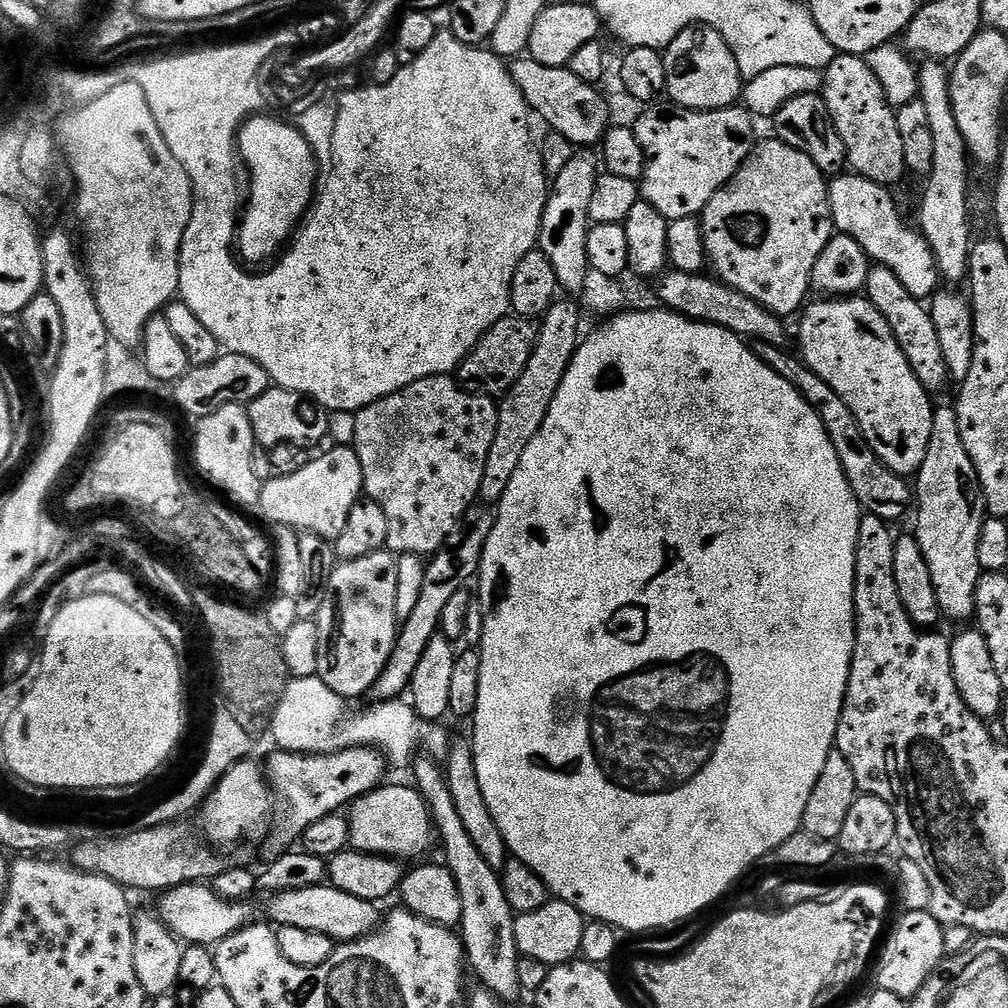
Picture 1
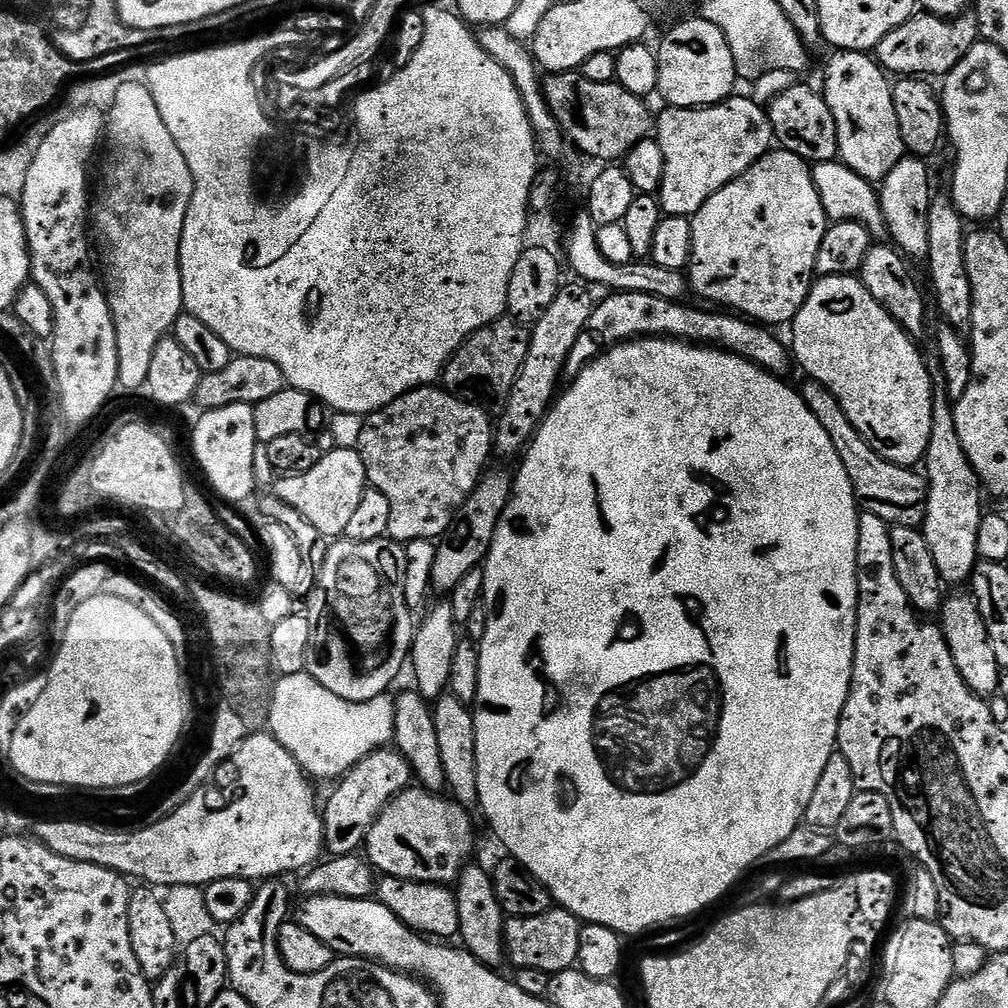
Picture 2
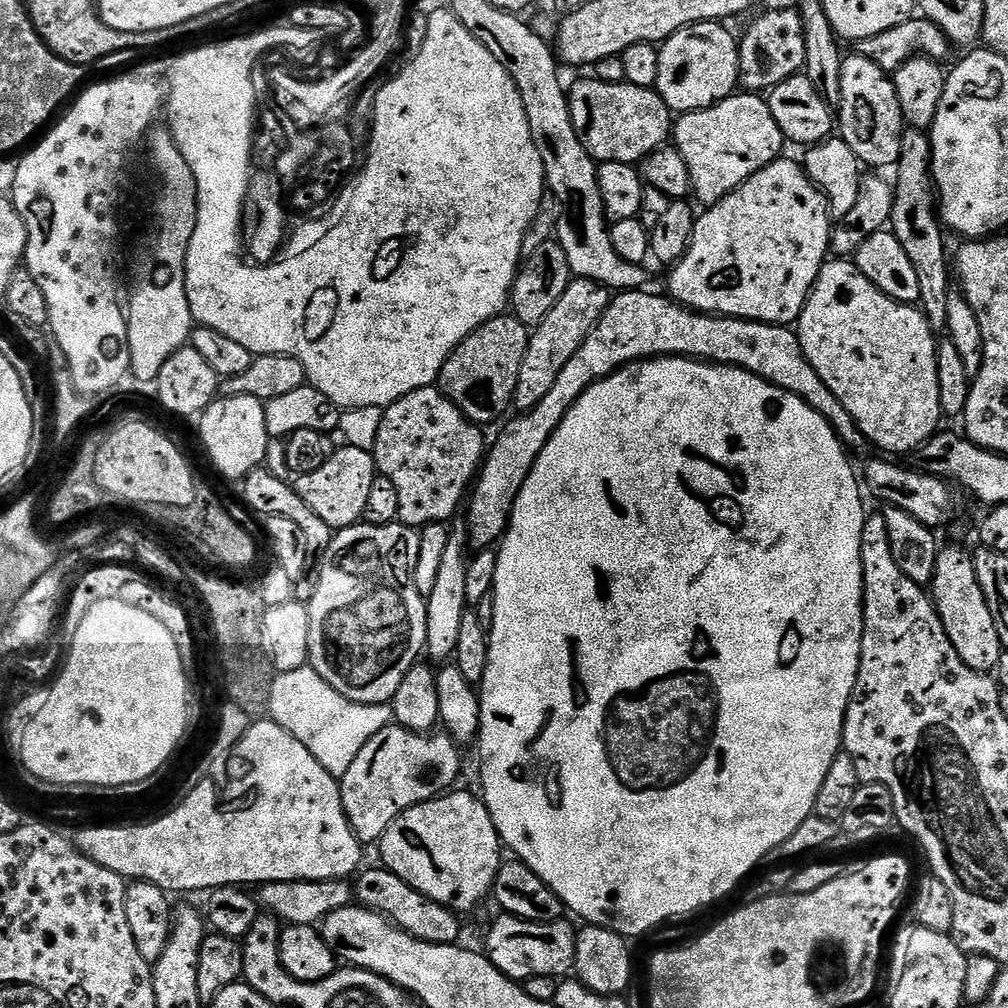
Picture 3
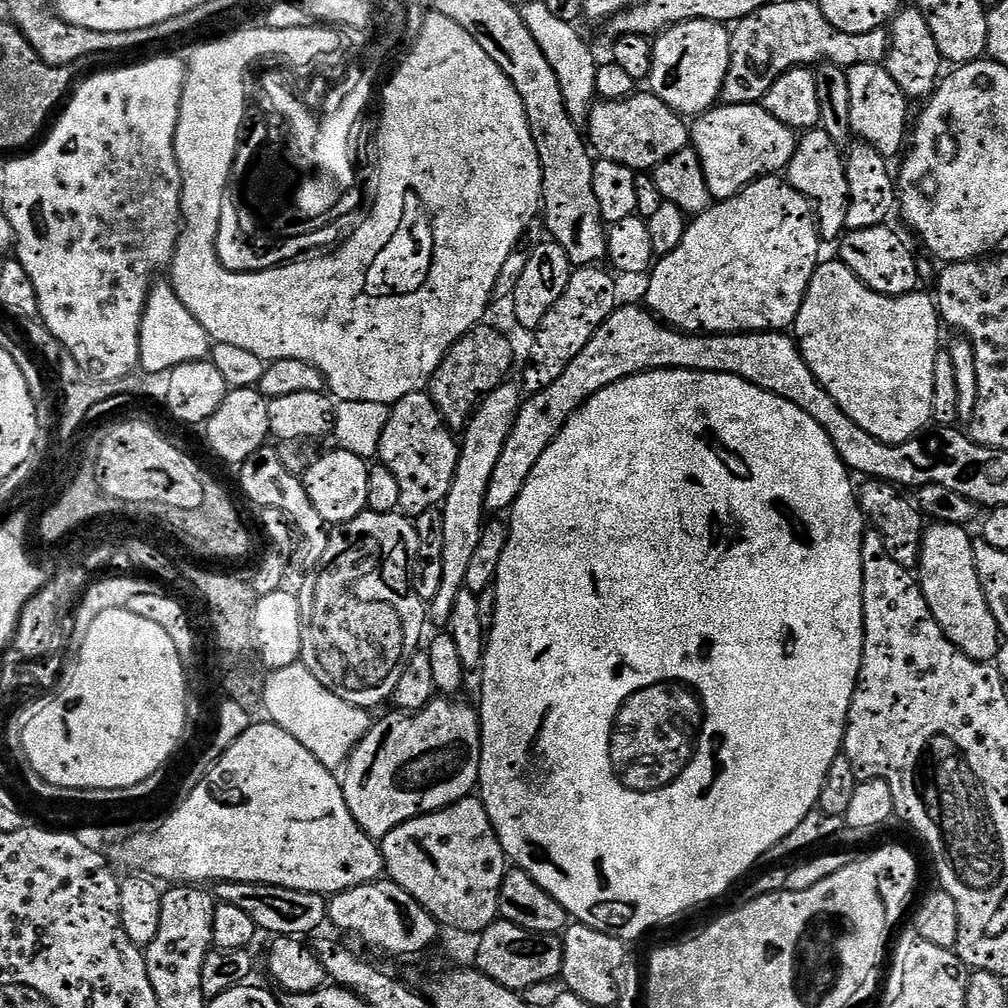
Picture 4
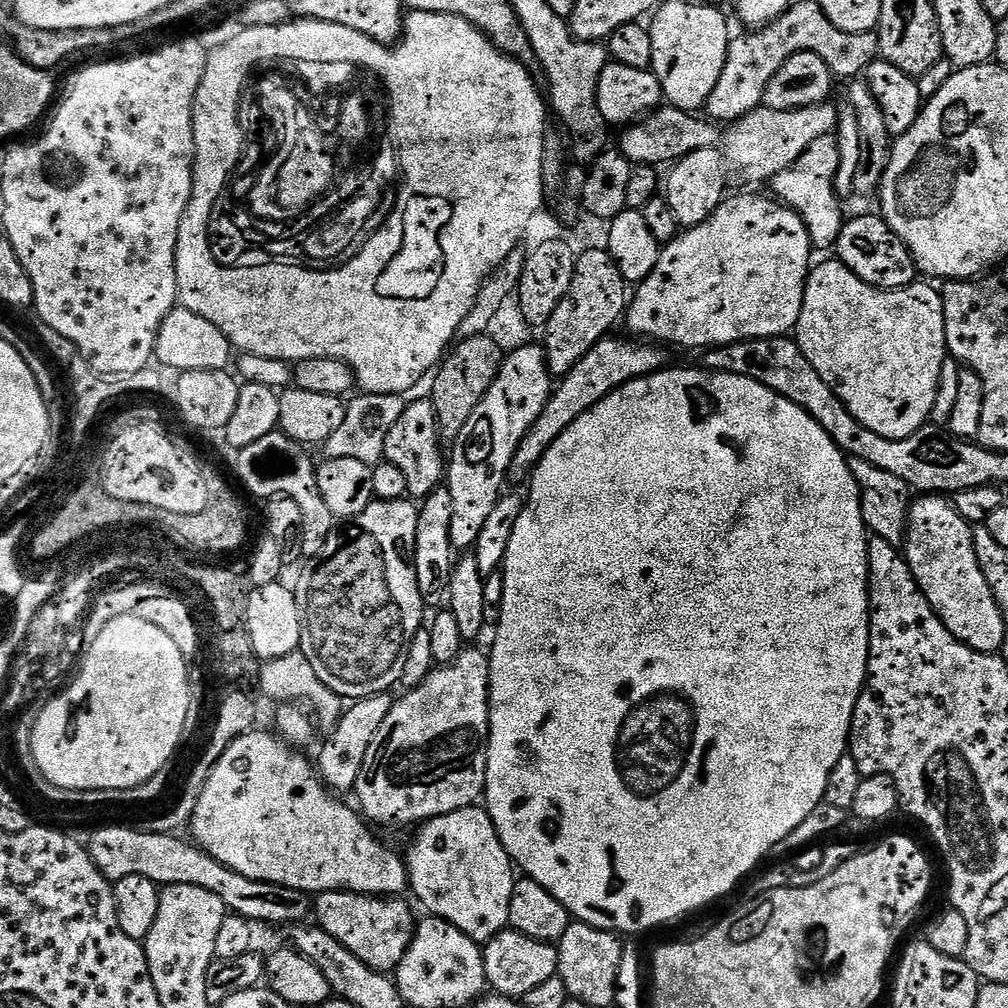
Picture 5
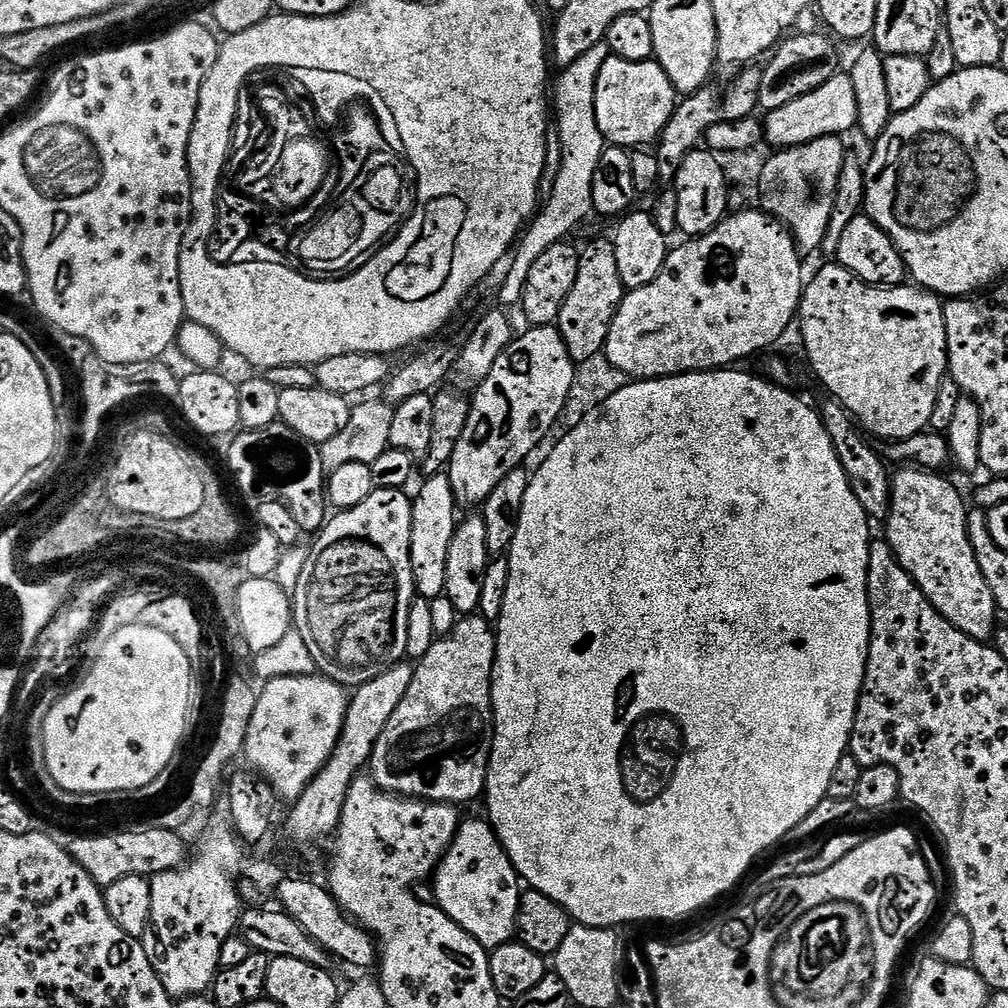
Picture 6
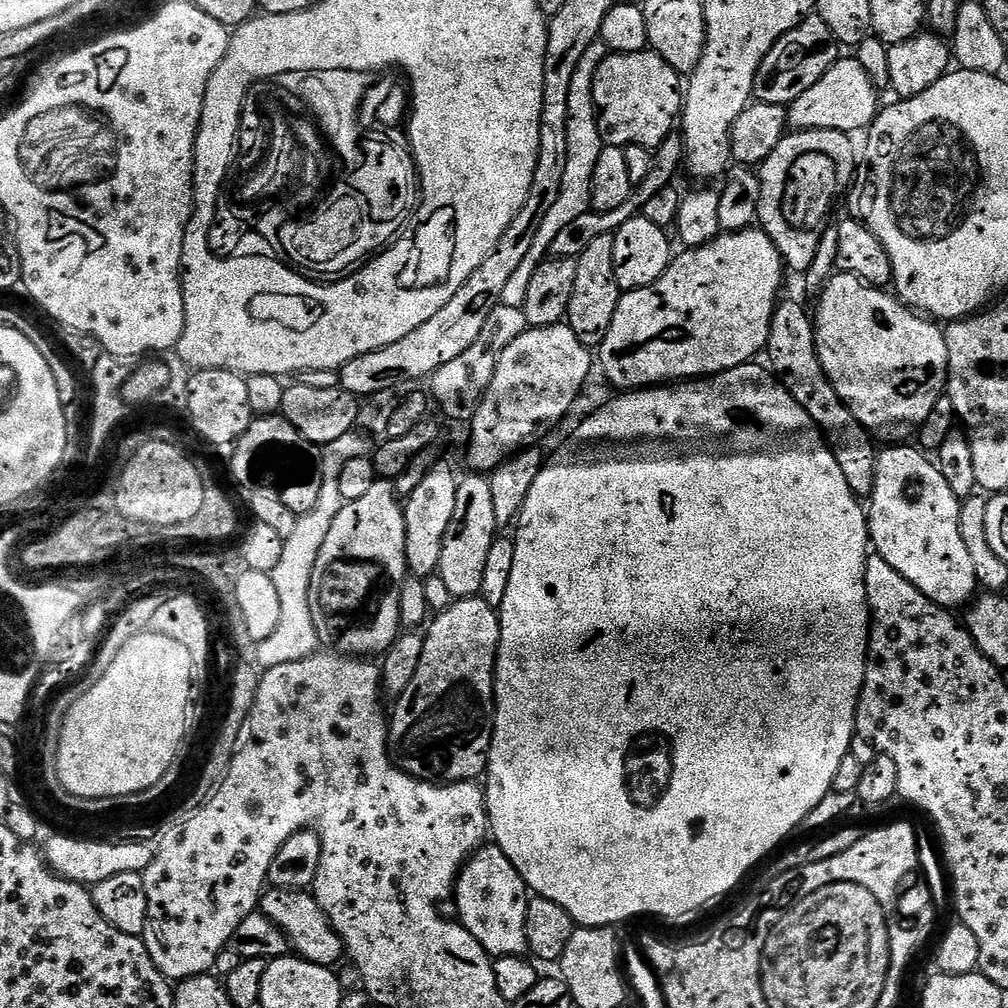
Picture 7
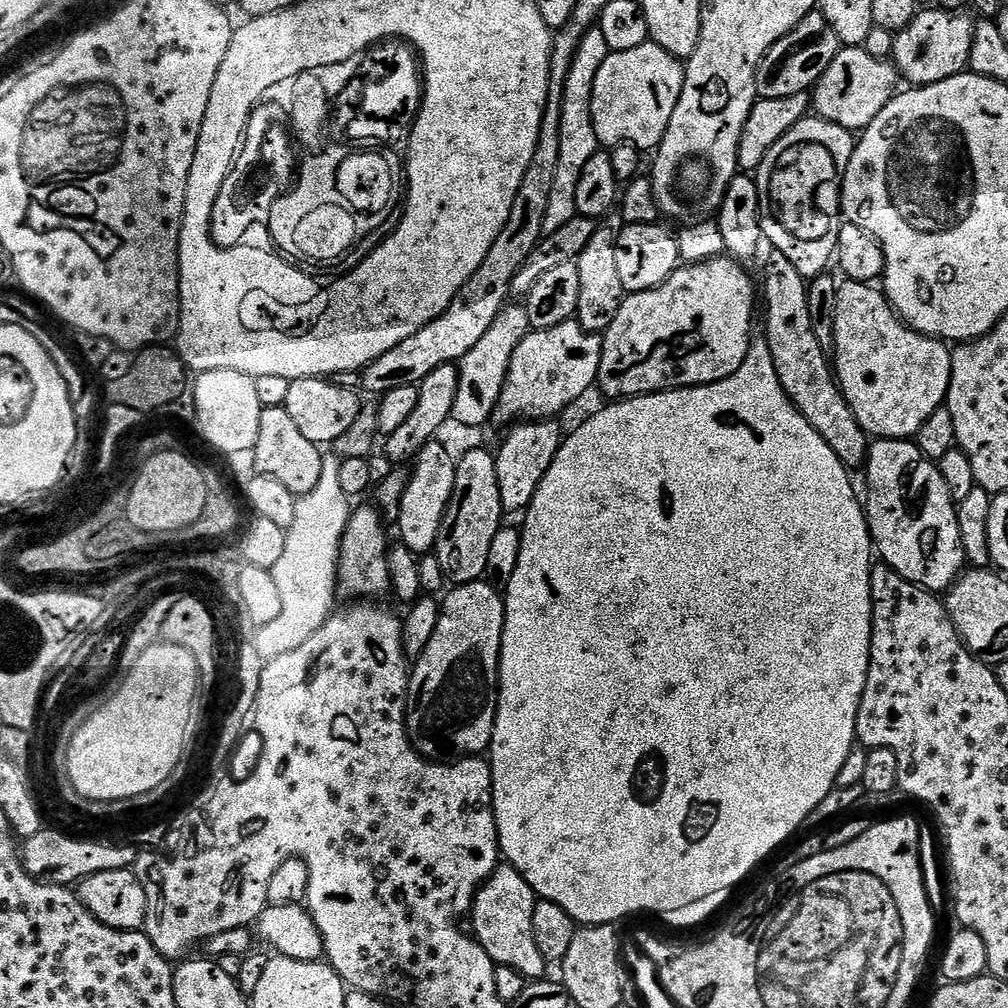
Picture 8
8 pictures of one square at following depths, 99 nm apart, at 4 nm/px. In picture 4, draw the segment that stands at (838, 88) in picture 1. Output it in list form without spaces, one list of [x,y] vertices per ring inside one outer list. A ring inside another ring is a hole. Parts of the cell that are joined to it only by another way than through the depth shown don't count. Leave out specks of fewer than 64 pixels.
[[[859,64],[847,69],[847,74],[850,88],[850,122],[853,133],[863,143],[878,149],[885,158],[893,158],[892,156],[896,155],[899,157],[905,151],[906,141],[910,136],[909,97],[905,96],[898,82],[890,78],[887,67],[878,64]]]

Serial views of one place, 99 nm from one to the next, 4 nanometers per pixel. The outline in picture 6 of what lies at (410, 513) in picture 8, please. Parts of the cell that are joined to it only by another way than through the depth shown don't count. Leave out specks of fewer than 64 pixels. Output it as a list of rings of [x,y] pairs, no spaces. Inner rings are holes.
[[[446,474],[429,476],[412,501],[412,529],[410,530],[410,566],[416,583],[416,595],[427,601],[444,595],[446,586],[446,557],[456,533],[458,505],[456,495]]]

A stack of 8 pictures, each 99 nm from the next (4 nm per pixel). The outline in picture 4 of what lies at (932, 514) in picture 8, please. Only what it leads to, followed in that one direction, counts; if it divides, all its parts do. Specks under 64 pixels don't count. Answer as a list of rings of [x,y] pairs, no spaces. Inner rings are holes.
[[[933,523],[924,534],[918,579],[926,606],[938,626],[942,626],[942,634],[946,634],[946,638],[966,654],[966,658],[992,662],[1000,652],[1002,637],[998,622],[994,622],[994,614],[990,614],[990,606],[974,566],[973,537],[968,536],[968,531],[967,527],[958,524]]]

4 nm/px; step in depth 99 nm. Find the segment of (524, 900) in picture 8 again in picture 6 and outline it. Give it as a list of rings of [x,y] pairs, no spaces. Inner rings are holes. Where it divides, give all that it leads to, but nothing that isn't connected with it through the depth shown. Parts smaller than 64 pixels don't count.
[[[465,819],[434,873],[435,903],[455,924],[489,950],[513,943],[522,881],[487,819]]]

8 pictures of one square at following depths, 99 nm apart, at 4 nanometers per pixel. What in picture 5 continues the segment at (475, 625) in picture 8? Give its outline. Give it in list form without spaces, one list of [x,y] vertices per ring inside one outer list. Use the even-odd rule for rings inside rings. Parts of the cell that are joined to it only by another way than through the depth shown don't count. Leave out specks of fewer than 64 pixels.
[[[480,646],[465,647],[450,663],[433,667],[432,673],[418,687],[407,689],[386,714],[386,722],[366,750],[366,762],[362,762],[354,789],[355,803],[369,821],[419,826],[442,814],[471,808],[483,797],[488,765],[490,666],[489,653],[476,647]]]

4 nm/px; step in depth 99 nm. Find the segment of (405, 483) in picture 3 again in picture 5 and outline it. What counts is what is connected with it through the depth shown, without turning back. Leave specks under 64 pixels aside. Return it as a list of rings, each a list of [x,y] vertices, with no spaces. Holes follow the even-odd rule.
[[[431,399],[416,400],[413,404],[412,401],[405,403],[402,418],[398,418],[398,422],[394,422],[394,426],[390,427],[390,434],[386,434],[384,460],[402,470],[402,475],[406,477],[409,497],[423,498],[441,487],[446,476],[446,456],[445,453],[444,456],[440,453],[440,448],[440,427]]]

